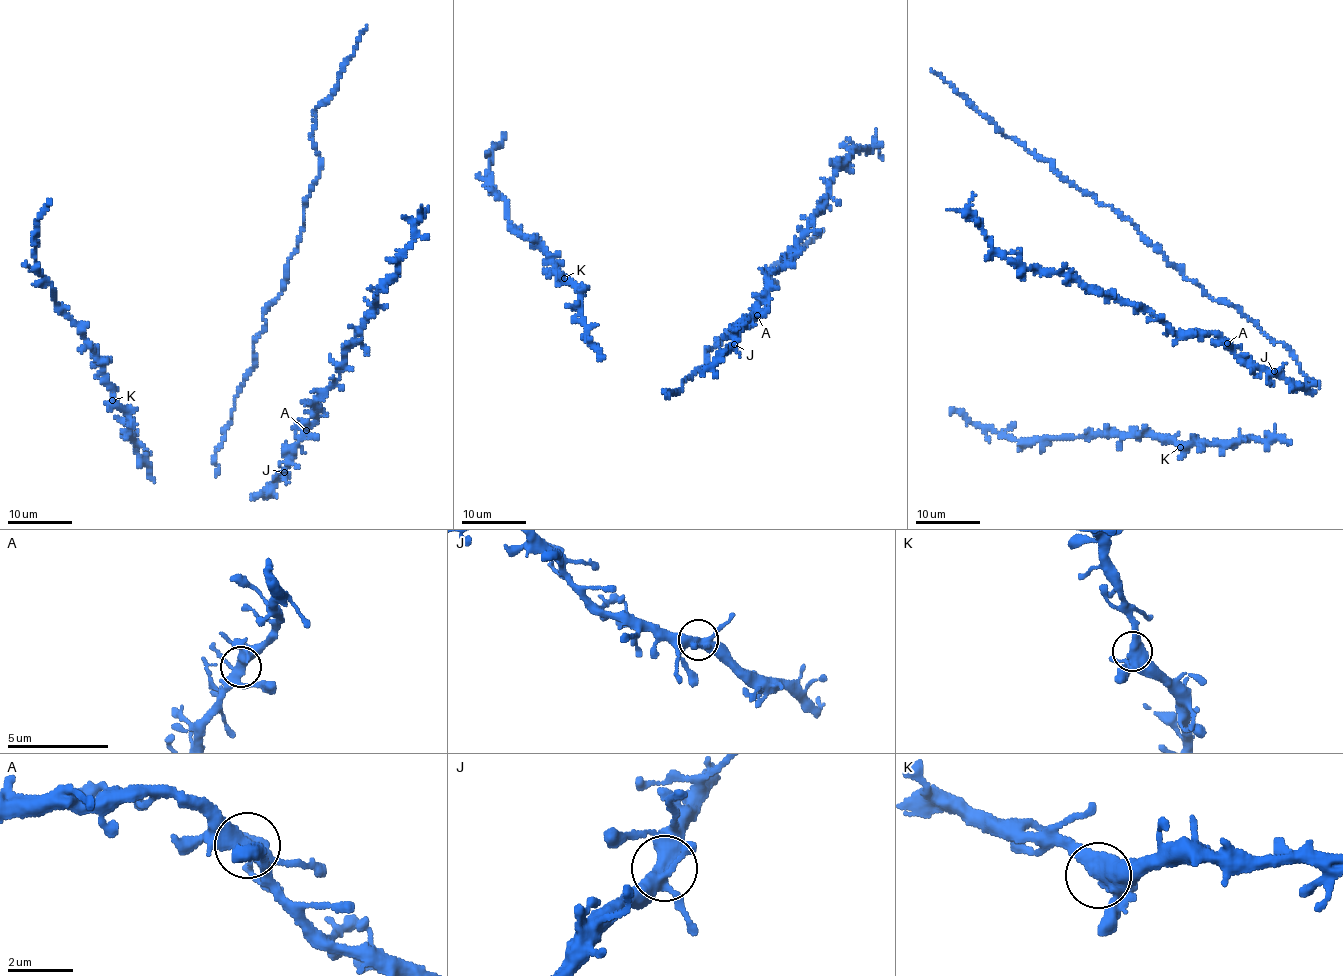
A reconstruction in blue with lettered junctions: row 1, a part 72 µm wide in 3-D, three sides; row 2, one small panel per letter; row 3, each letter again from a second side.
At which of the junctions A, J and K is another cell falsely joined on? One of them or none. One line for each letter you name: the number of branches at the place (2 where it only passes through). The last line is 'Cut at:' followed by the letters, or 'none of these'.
Cut at: none of these

